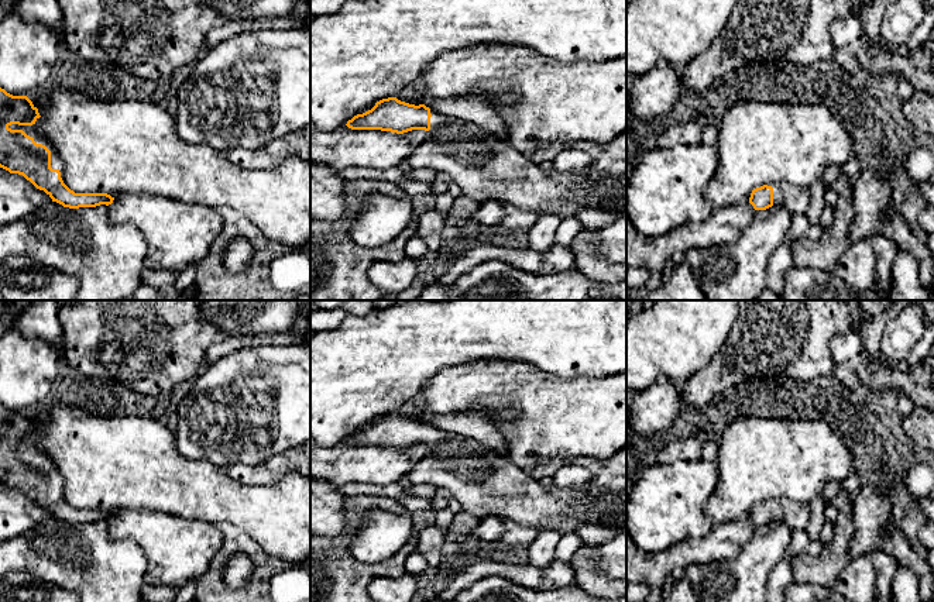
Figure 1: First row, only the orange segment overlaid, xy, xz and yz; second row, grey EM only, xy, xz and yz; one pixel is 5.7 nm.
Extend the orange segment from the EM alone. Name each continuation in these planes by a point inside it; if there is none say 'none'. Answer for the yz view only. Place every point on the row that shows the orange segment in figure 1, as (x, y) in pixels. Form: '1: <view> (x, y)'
1: yz (796, 199)

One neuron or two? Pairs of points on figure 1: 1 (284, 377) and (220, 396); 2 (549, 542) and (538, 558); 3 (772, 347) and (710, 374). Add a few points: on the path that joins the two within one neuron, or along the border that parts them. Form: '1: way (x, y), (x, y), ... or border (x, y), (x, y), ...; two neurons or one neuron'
1: way (268, 392), (264, 396), (236, 396); one neuron
2: way (545, 546), (541, 554); one neuron
3: way (756, 348), (725, 370); one neuron

